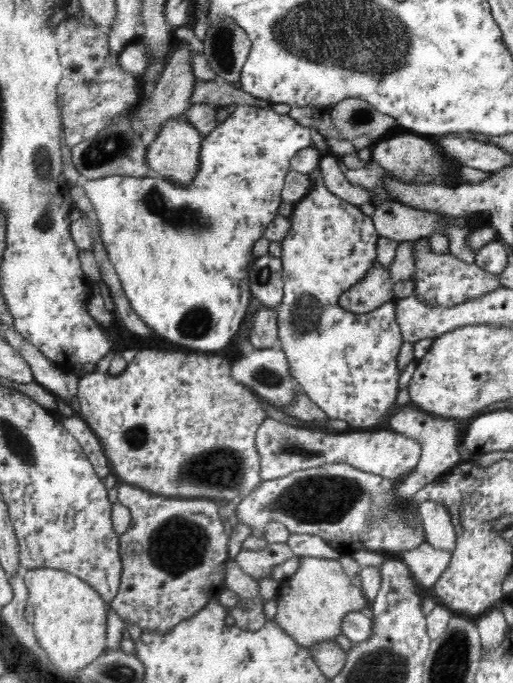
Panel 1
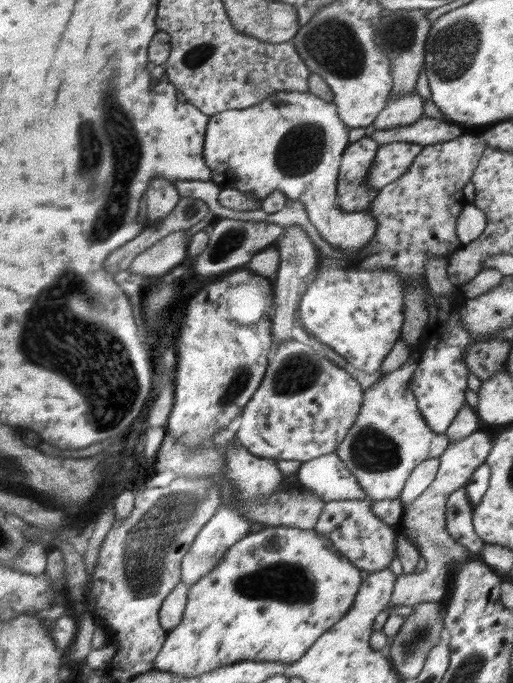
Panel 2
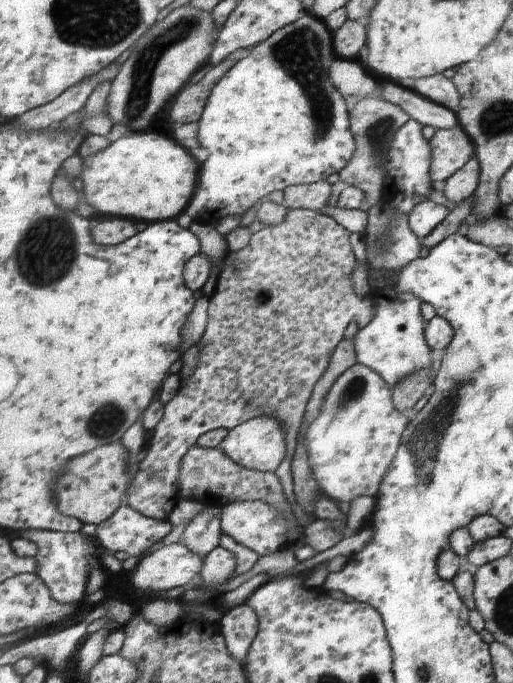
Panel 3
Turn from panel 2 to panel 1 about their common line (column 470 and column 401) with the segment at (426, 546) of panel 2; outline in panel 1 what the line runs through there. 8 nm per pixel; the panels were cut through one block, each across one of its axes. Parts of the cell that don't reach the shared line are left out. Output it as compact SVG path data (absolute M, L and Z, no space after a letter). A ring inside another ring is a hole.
M271 417L264 420L257 428L255 442L258 455L260 455L262 480L274 480L298 470L318 468L324 464L337 462L396 480L417 467L422 453L420 442L392 430L343 433L321 430L312 426L288 425Z

